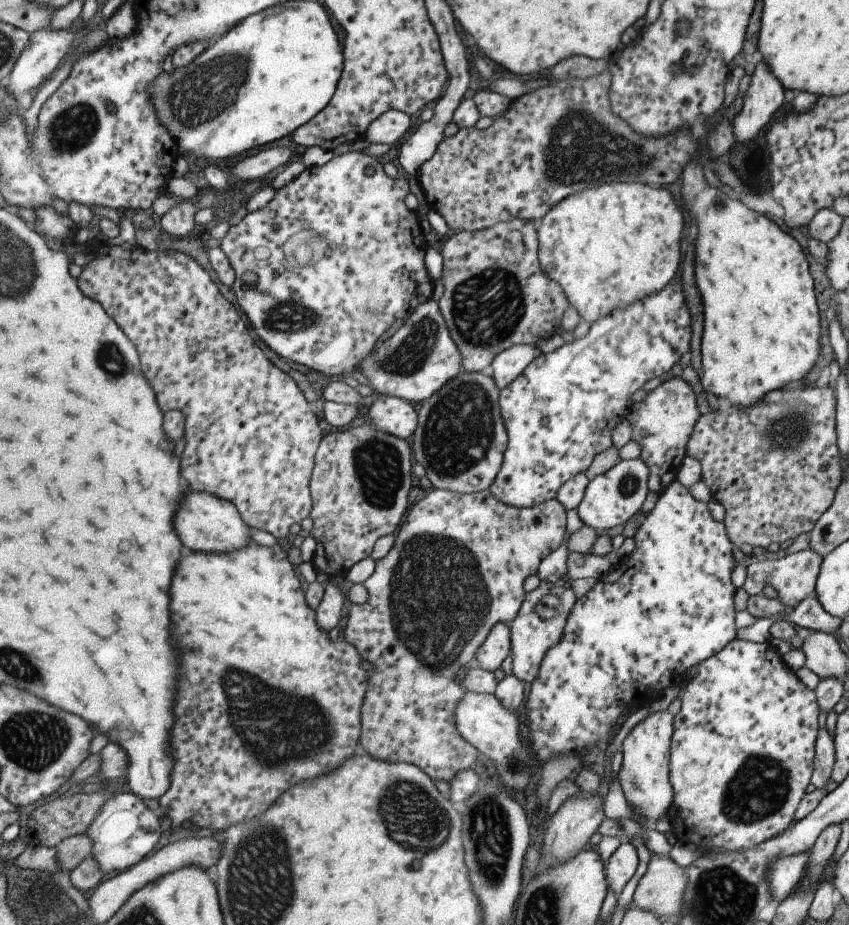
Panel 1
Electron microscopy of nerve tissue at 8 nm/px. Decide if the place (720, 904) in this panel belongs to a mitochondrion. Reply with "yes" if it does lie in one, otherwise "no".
yes

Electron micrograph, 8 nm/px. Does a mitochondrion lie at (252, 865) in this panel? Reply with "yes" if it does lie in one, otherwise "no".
yes

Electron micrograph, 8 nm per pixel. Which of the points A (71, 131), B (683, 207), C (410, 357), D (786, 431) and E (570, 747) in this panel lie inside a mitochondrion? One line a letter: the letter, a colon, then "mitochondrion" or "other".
A: mitochondrion
B: other
C: mitochondrion
D: mitochondrion
E: other

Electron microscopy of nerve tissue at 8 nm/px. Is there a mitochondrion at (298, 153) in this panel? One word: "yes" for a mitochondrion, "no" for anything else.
no

